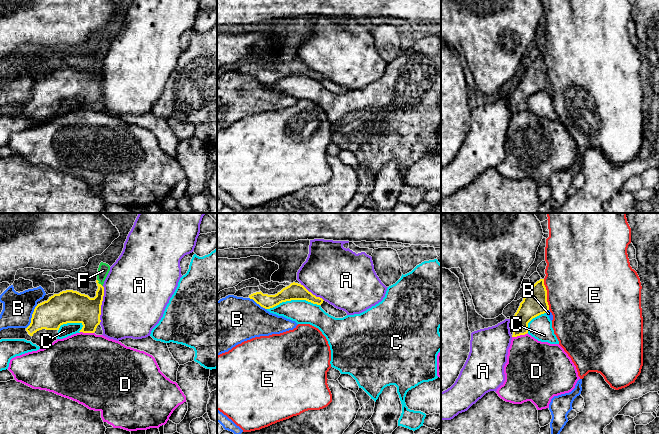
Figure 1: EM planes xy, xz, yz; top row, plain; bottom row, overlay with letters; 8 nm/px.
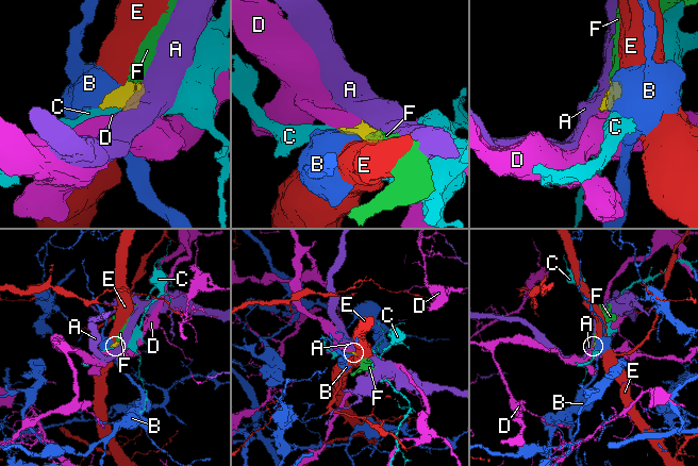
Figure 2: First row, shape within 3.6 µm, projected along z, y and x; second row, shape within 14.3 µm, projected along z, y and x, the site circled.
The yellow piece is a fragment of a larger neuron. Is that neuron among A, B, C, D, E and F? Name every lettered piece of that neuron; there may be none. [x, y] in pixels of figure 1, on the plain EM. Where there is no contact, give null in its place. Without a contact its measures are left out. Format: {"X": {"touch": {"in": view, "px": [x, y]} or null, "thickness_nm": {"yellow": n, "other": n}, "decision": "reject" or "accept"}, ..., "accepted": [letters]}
{"A": {"touch": {"in": "xy", "px": [101, 80]}, "thickness_nm": {"yellow": 260, "other": 480}, "decision": "reject"}, "B": {"touch": {"in": "xy", "px": [32, 93]}, "thickness_nm": {"yellow": 240, "other": 240}, "decision": "reject"}, "C": {"touch": {"in": "xz", "px": [293, 75]}, "thickness_nm": {"yellow": 140, "other": 190}, "decision": "reject"}, "D": {"touch": {"in": "yz", "px": [519, 111]}, "thickness_nm": {"yellow": 170, "other": 380}, "decision": "reject"}, "E": {"touch": {"in": "yz", "px": [546, 70]}, "thickness_nm": {"yellow": 200, "other": 500}, "decision": "reject"}, "F": {"touch": {"in": "xy", "px": [98, 59]}, "thickness_nm": {"yellow": 240, "other": 90}, "decision": "accept"}, "accepted": ["F"]}

